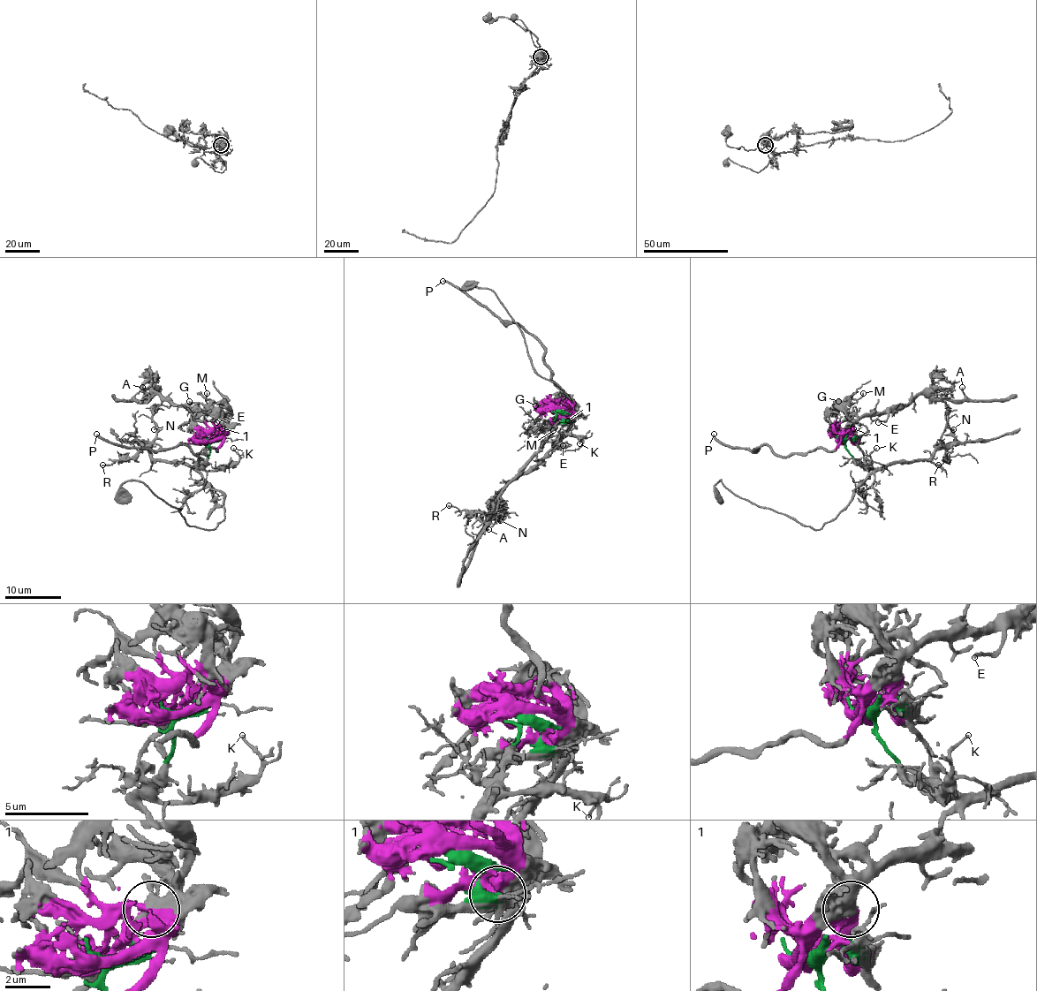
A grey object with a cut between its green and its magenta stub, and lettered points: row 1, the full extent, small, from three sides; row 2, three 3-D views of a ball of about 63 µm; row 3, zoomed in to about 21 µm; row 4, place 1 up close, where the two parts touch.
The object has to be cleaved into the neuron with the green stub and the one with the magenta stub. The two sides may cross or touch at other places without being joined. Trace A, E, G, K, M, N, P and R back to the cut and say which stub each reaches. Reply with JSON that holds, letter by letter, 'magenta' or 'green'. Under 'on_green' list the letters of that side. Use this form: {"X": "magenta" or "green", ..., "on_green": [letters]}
{"A": "magenta", "E": "magenta", "G": "magenta", "K": "green", "M": "magenta", "N": "green", "P": "magenta", "R": "green", "on_green": ["K", "N", "R"]}

